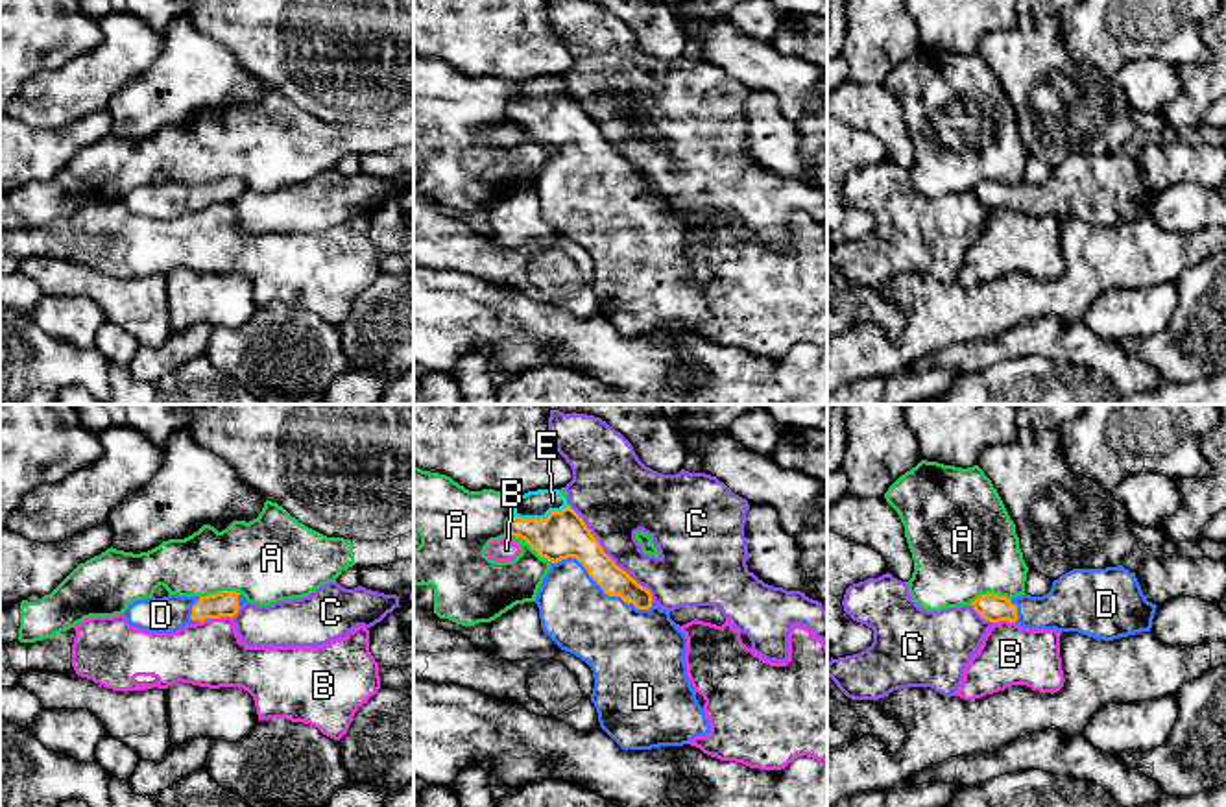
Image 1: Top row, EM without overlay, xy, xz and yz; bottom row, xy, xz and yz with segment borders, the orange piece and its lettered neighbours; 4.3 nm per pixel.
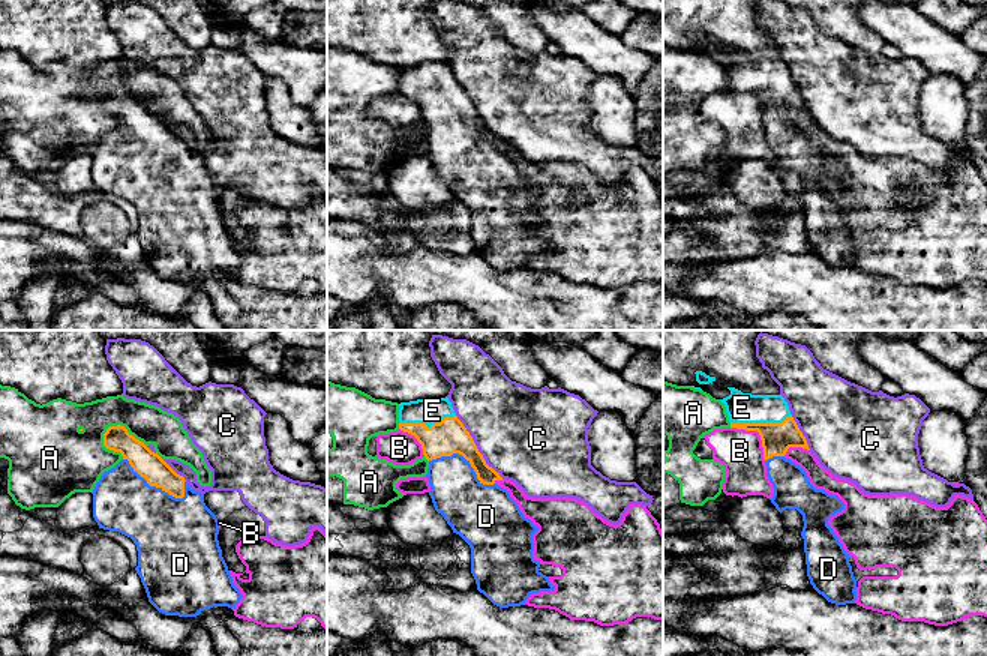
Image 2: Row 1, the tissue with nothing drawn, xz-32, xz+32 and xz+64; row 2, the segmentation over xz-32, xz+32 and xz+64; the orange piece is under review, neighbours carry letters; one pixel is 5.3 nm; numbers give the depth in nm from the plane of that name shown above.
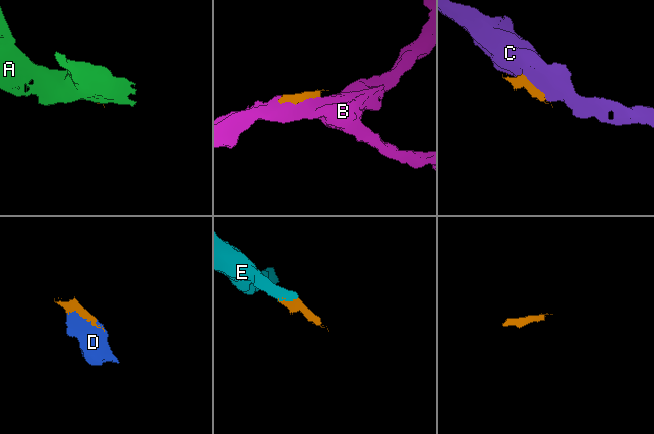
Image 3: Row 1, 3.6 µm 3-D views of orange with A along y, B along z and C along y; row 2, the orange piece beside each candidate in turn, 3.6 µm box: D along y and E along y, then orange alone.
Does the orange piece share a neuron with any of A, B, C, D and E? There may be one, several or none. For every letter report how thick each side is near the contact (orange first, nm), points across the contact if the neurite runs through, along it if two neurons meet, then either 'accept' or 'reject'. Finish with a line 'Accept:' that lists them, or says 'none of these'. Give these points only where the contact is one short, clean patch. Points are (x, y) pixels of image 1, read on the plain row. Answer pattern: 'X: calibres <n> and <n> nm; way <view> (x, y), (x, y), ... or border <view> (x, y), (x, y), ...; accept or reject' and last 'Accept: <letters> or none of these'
A: calibres 110 and 360 nm; reject
B: calibres 110 and 280 nm; reject
C: calibres 200 and 320 nm; reject
D: calibres 180 and 320 nm; accept
E: calibres 200 and 130 nm; way xz (564, 120), (540, 106), (534, 91); accept
Accept: D, E

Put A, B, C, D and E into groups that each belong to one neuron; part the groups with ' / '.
A / B / C / D E

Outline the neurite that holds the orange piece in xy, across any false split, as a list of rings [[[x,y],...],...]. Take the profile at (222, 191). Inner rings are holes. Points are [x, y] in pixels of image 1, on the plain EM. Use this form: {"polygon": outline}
{"polygon": [[[222,177],[209,183],[168,181],[137,187],[122,201],[138,216],[172,220],[186,211],[209,205],[233,205],[246,188],[246,183],[236,177]]]}

